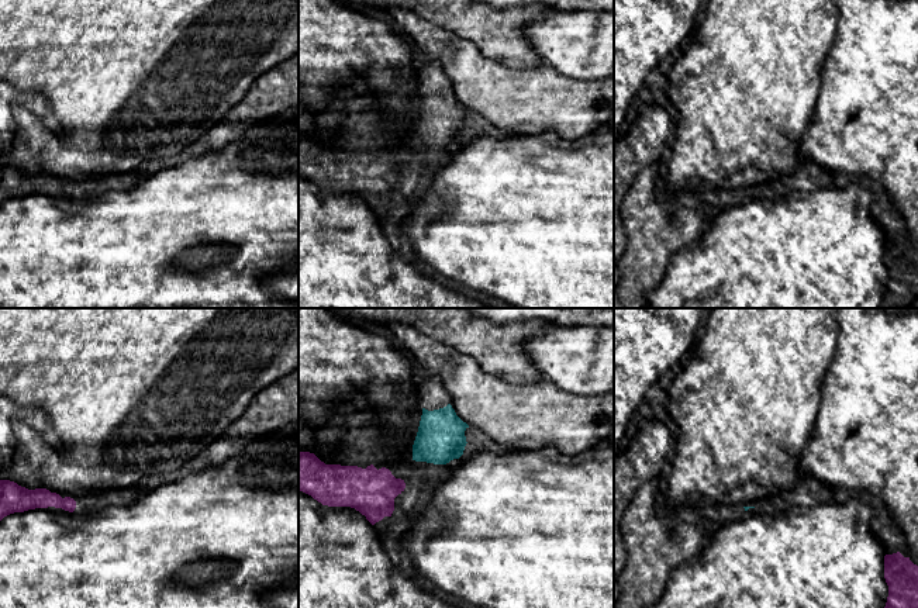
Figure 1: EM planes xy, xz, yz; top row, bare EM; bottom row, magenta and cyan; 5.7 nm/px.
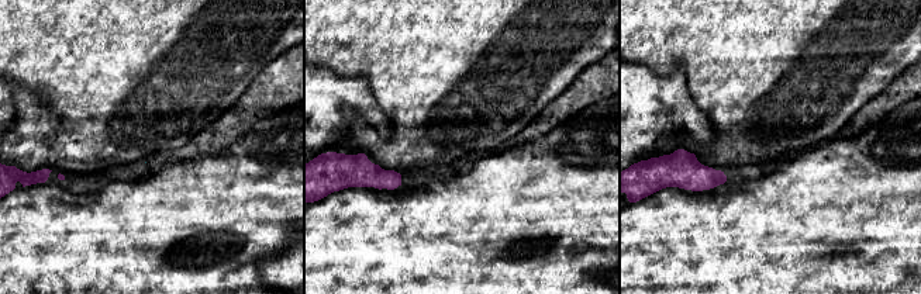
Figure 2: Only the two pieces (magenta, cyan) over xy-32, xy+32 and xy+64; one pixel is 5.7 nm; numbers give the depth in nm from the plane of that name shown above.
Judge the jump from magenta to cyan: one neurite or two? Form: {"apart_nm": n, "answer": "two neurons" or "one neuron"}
{"apart_nm": 130, "answer": "one neuron"}

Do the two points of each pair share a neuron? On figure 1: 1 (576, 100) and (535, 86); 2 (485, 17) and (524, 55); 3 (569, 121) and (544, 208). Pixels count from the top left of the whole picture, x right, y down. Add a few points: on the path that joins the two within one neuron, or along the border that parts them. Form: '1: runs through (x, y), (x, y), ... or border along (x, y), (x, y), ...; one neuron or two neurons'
1: runs through (566, 100), (549, 100), (545, 96); one neuron
2: runs through (494, 27), (514, 47); one neuron
3: border along (597, 131), (570, 141), (554, 132), (532, 135); two neurons

